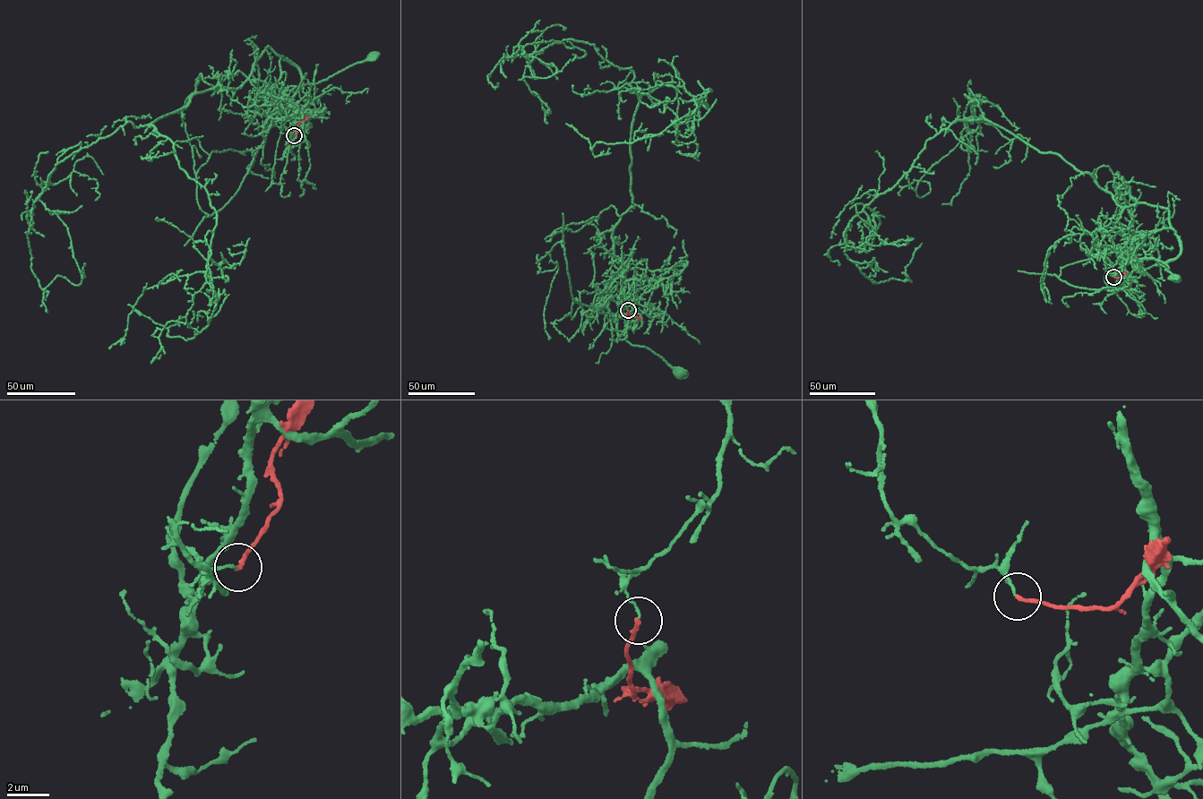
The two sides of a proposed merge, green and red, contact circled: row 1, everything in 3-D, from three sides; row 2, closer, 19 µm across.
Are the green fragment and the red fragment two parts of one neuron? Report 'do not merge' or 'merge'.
do not merge

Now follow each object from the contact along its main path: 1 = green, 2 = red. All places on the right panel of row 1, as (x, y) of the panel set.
1: (1113, 277), (1106, 271), (1104, 244), (1135, 259), (1161, 262), (1167, 265), (1168, 270), (1165, 270), (1174, 279)
2: (1114, 277), (1120, 278), (1125, 273)

